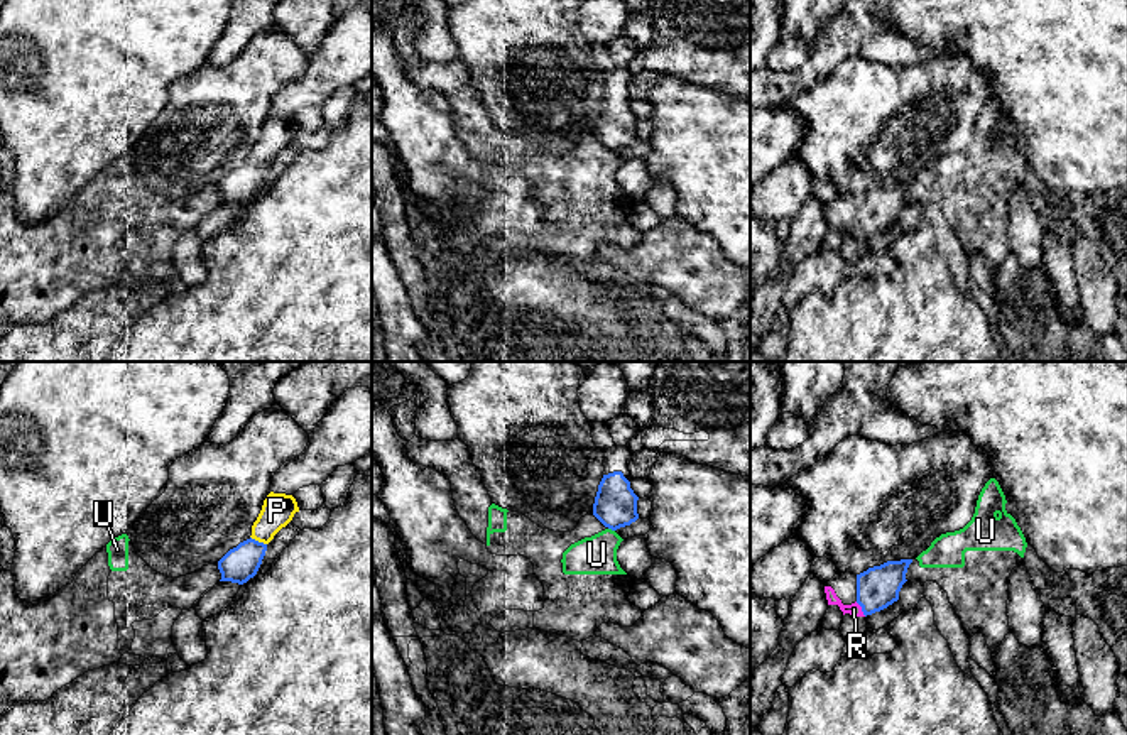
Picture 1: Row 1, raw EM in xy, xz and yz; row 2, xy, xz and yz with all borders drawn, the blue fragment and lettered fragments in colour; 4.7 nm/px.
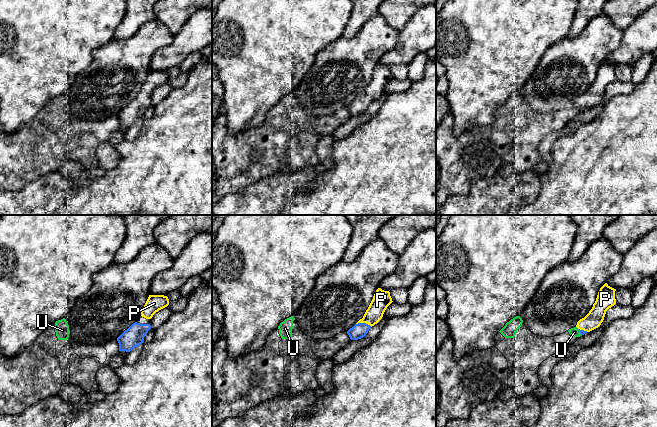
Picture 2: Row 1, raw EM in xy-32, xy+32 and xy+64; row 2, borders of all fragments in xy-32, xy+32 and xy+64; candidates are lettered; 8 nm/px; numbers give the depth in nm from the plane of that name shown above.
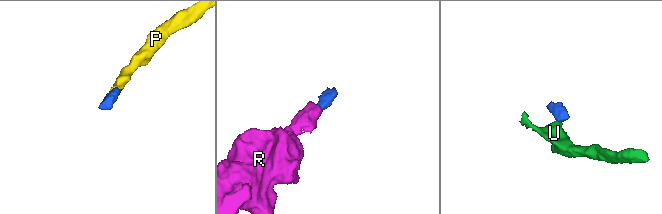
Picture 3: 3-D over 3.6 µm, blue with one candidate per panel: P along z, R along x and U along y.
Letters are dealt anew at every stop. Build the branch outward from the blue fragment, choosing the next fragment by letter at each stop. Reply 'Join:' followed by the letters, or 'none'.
Join: P, R

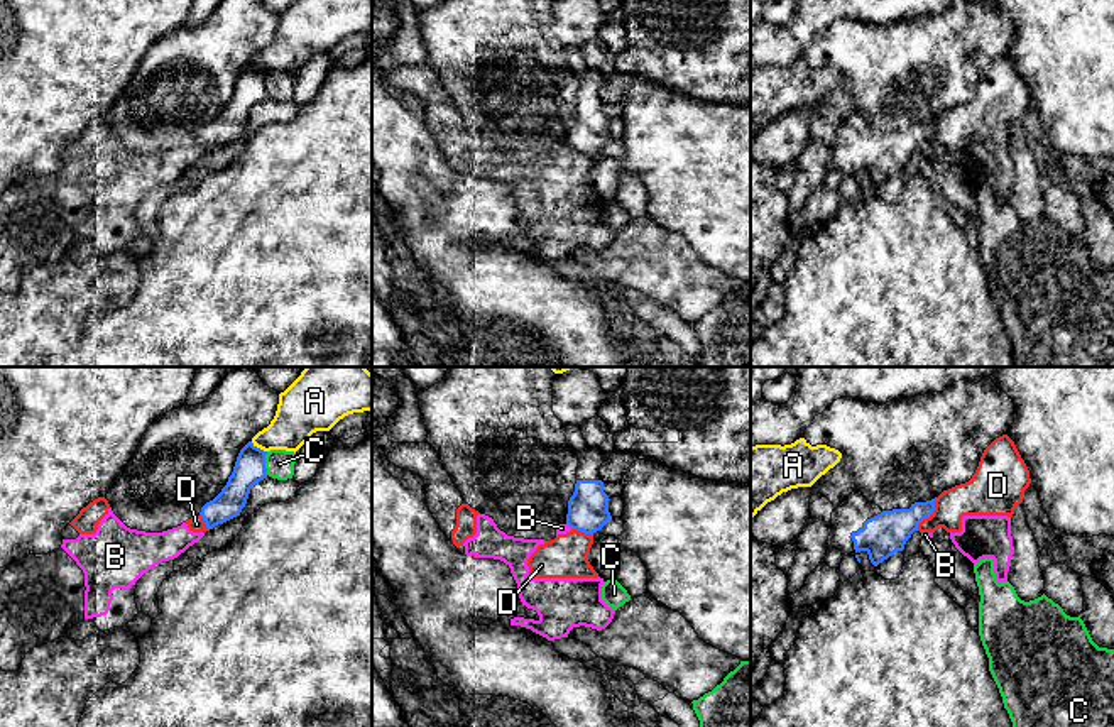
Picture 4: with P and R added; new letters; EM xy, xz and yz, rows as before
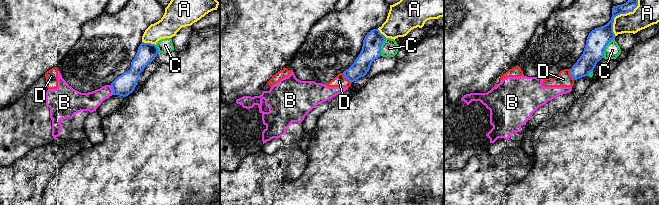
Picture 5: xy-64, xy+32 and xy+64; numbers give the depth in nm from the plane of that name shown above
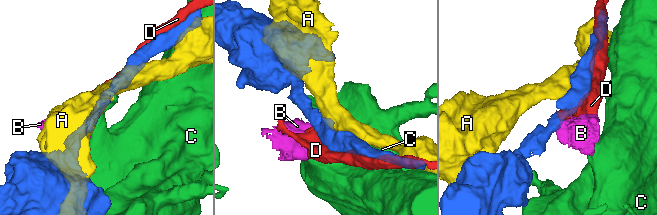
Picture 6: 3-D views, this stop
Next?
Join: none

